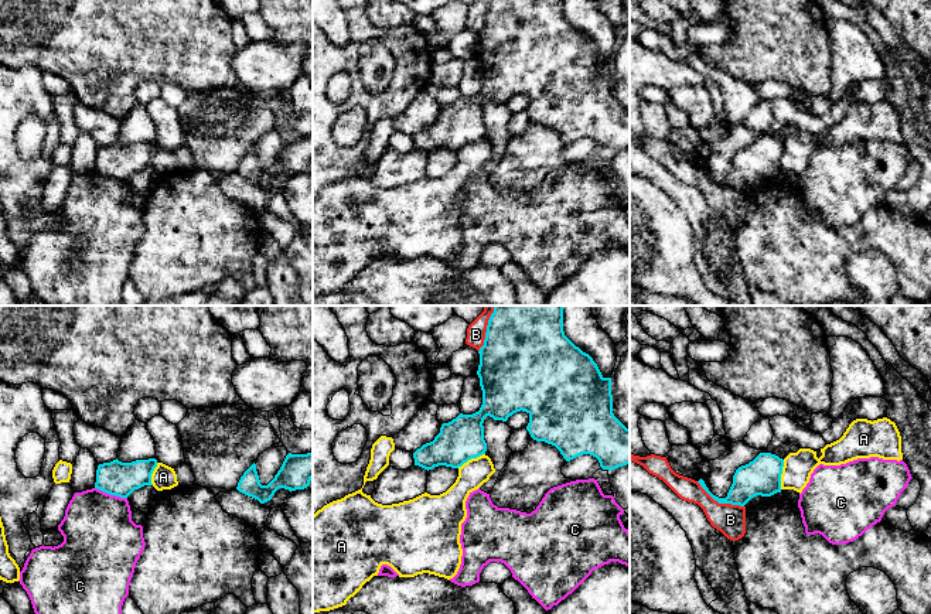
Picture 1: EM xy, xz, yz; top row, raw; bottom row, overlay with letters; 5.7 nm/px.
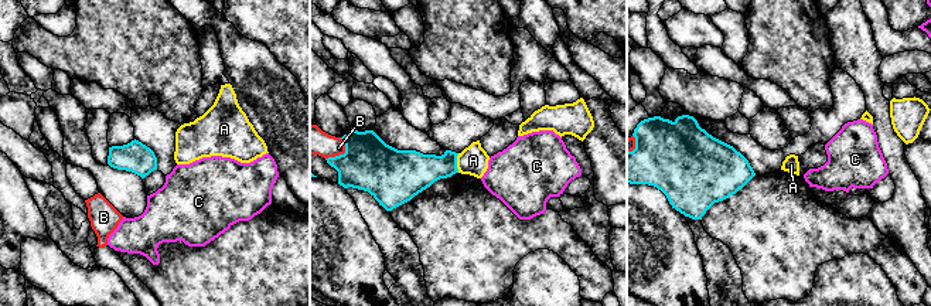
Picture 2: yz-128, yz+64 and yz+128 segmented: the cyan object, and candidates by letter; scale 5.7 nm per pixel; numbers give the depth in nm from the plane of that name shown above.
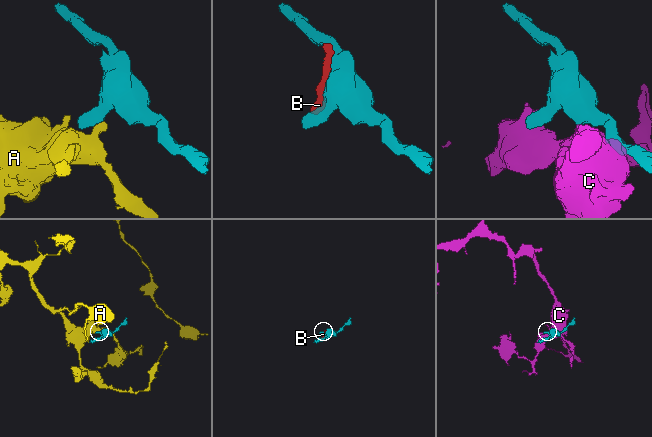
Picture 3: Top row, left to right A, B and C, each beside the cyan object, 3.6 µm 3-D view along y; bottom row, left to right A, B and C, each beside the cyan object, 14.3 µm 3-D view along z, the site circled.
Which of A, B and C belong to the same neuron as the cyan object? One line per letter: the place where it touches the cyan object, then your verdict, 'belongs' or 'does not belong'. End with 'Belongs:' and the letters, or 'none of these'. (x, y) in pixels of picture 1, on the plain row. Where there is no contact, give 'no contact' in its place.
A: yz (781, 156) | does not belong
B: yz (720, 186) | does not belong
C: xy (111, 177) | does not belong
Belongs: none of these

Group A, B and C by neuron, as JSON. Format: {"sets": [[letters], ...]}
{"sets": [["A"], ["B"], ["C"]]}

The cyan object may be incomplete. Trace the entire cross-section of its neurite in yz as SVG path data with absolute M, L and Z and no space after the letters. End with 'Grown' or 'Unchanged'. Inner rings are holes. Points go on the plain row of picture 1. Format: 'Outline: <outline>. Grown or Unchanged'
Outline: M760 136L753 144L741 149L733 158L733 167L726 181L713 178L700 161L700 170L719 187L744 190L751 181L771 180L781 175L784 143L771 136Z. Unchanged

